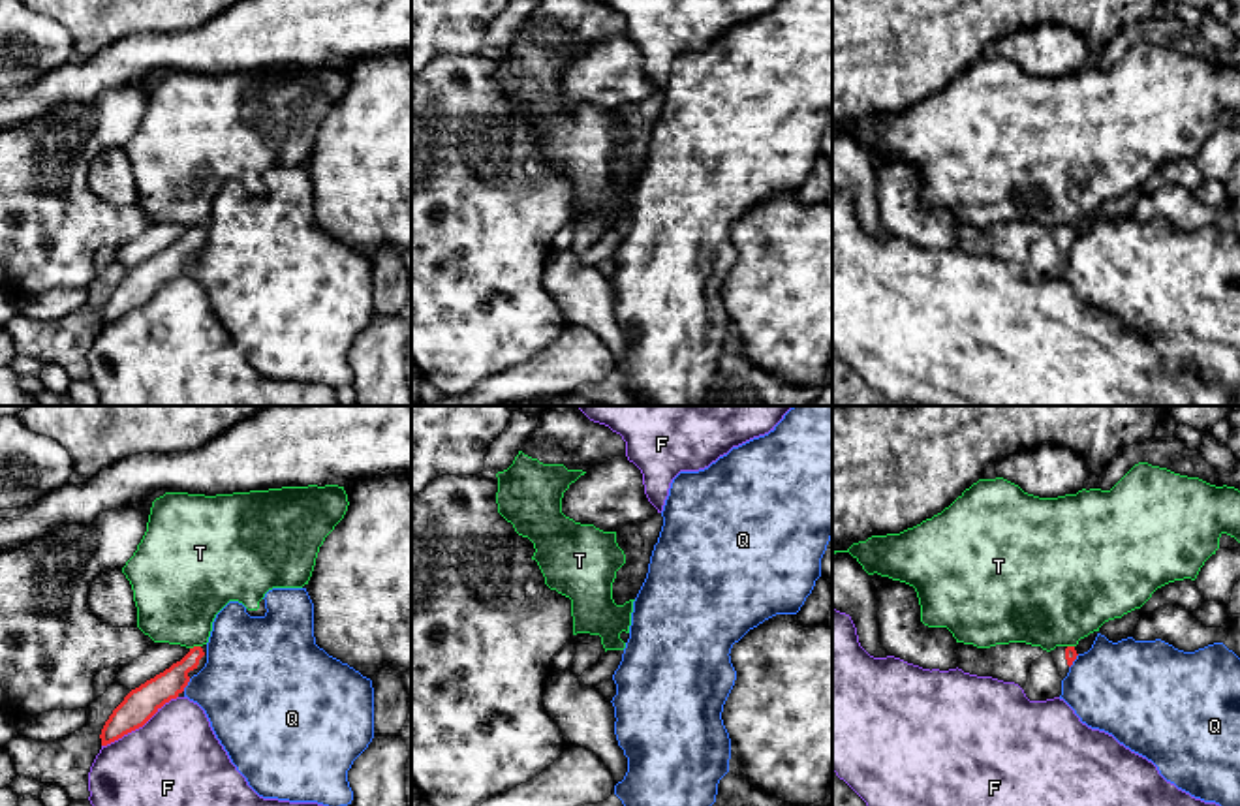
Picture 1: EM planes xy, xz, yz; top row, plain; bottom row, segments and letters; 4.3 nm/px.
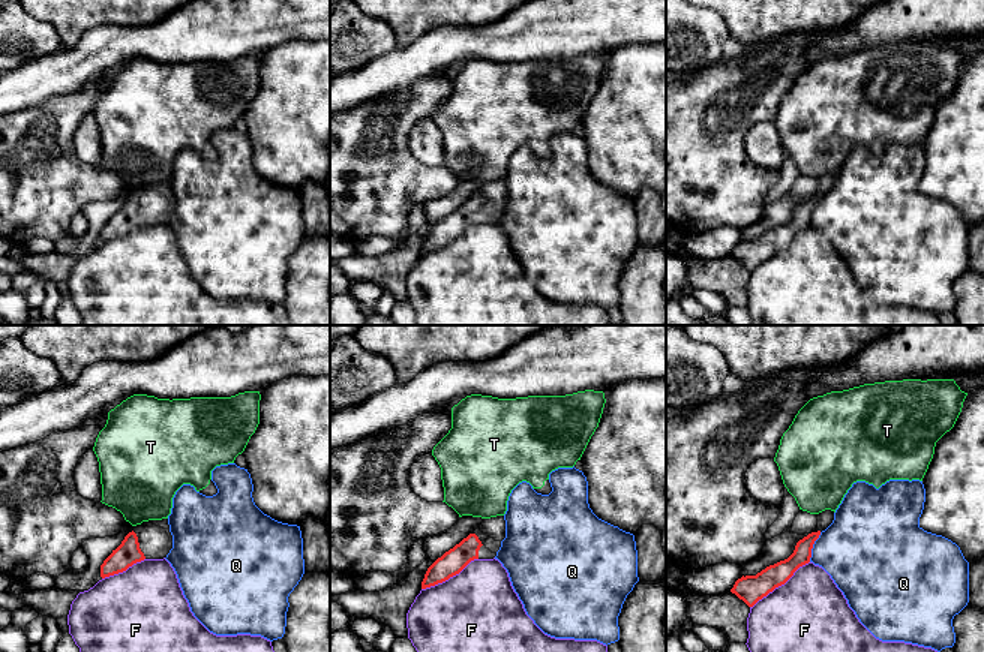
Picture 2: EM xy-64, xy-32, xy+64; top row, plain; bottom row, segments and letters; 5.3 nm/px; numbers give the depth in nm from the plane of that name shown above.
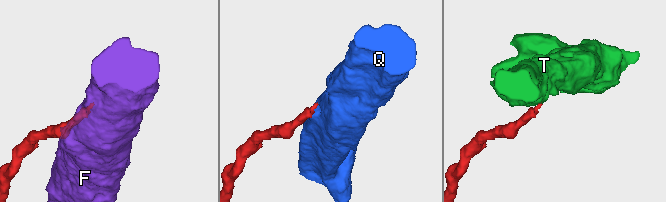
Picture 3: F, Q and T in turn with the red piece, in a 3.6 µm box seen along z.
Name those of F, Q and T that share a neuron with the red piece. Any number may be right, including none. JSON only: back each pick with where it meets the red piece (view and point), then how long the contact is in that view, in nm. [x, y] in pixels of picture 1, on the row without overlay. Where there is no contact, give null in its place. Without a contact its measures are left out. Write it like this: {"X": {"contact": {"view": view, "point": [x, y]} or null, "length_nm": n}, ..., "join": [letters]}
{"join": []}

